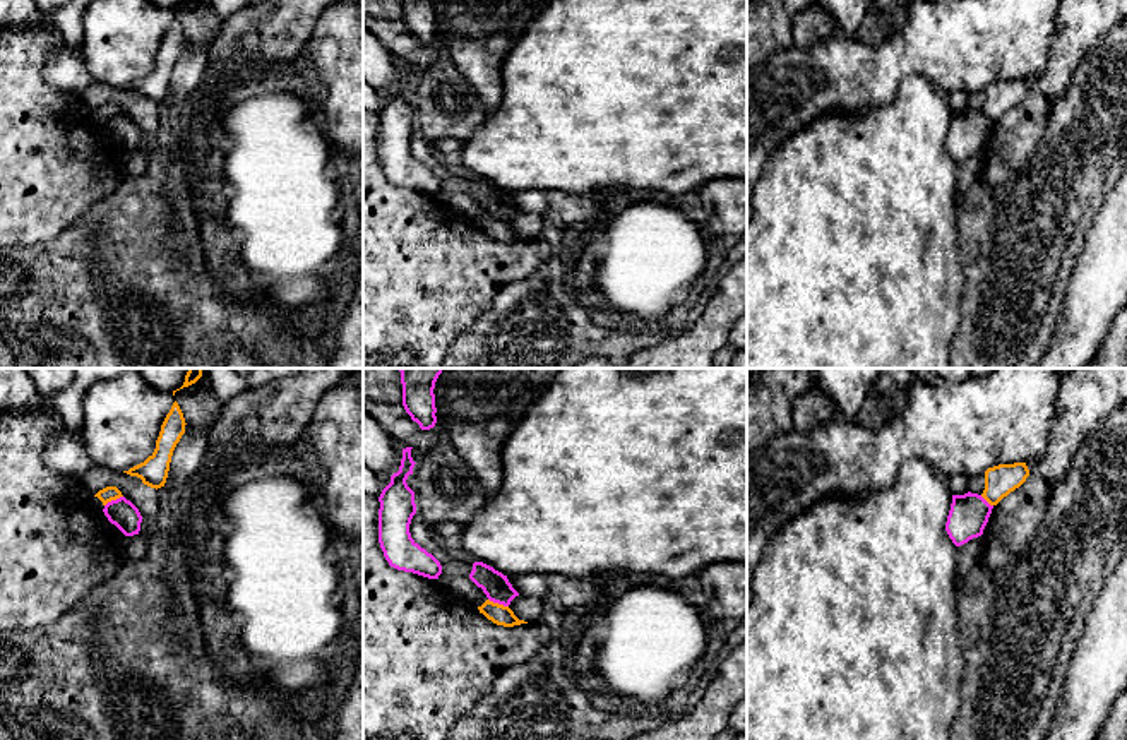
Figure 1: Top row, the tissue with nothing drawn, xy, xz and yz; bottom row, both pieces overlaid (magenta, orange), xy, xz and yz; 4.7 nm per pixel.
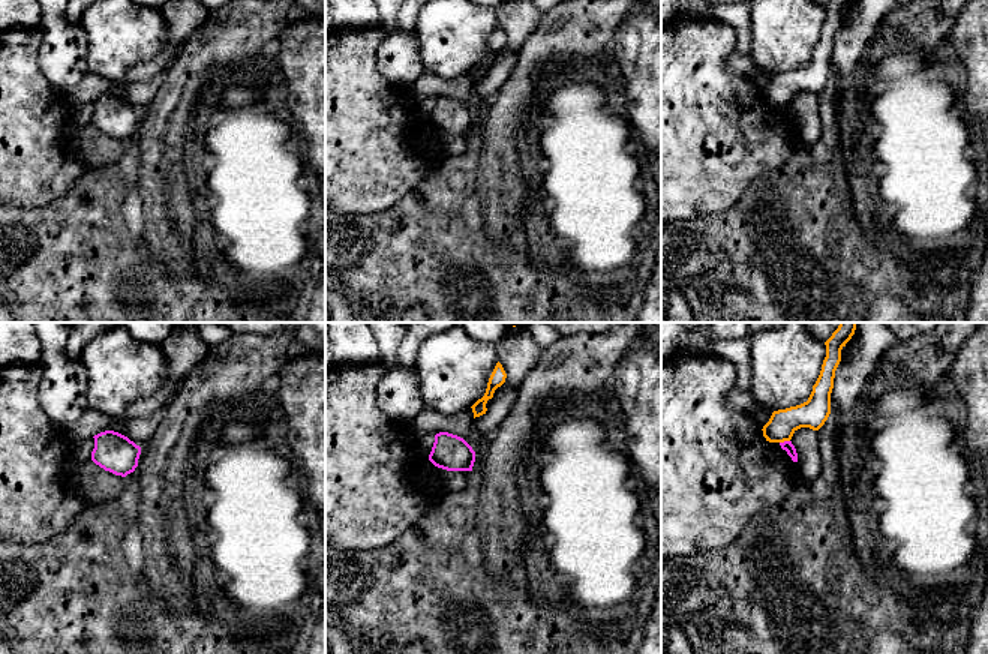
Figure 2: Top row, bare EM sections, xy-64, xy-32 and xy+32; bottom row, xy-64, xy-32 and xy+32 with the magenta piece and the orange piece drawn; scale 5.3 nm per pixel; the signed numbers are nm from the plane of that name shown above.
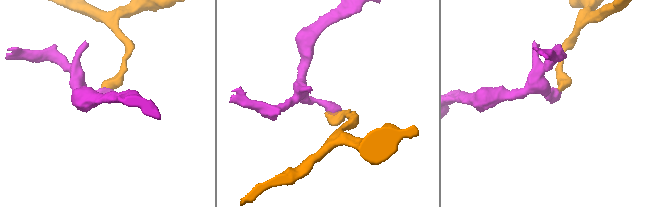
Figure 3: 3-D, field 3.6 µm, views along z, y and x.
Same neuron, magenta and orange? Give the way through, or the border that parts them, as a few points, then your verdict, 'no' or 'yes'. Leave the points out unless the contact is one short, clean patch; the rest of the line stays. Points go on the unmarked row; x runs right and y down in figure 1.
border along xz (488, 214), (507, 223); no

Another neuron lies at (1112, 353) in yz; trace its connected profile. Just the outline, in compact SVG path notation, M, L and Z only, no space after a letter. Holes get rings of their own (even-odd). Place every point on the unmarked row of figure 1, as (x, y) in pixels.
M1127 307L1115 317L1094 360L1082 368L1127 368Z

